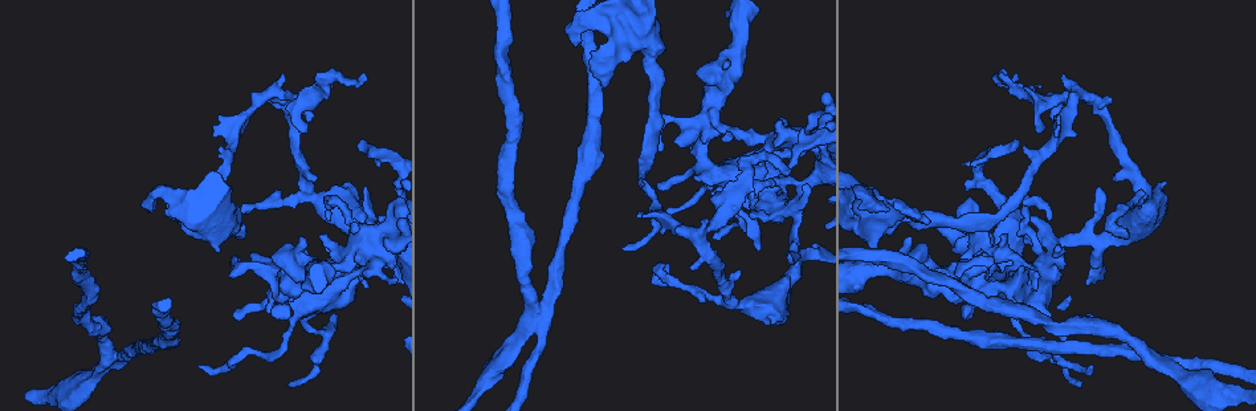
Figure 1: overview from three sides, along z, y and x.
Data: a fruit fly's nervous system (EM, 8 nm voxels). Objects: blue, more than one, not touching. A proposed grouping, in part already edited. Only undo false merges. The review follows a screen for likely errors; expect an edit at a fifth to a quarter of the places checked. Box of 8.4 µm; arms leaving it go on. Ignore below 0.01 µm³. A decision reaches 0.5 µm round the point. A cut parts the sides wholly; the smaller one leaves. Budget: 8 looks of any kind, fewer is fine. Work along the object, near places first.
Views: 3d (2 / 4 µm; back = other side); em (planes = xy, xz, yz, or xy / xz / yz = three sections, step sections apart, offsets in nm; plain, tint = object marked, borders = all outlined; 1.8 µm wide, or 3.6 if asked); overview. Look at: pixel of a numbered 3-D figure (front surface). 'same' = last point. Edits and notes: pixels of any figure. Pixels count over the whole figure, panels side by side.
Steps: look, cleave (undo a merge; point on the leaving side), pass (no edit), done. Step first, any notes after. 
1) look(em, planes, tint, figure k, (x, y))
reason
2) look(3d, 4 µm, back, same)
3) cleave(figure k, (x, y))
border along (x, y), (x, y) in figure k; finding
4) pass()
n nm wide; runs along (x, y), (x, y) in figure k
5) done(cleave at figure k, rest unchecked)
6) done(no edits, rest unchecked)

look(em, xz, step 8, tint, figure 1, (308, 194))
three arms meet

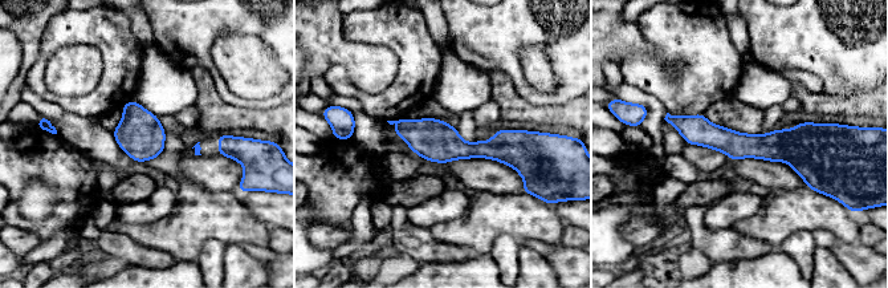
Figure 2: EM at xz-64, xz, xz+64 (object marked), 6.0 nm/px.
look(em, xy, step 16, tint, same)

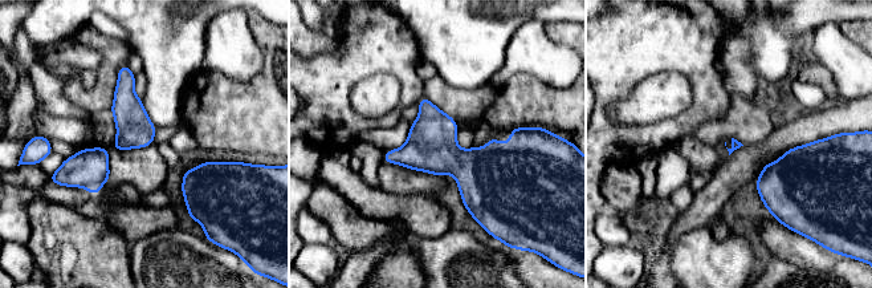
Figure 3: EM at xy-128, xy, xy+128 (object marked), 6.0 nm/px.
pass()
one cell here

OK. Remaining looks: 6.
look(em, planes, tint, figure 1, (711, 126))
four-way junction

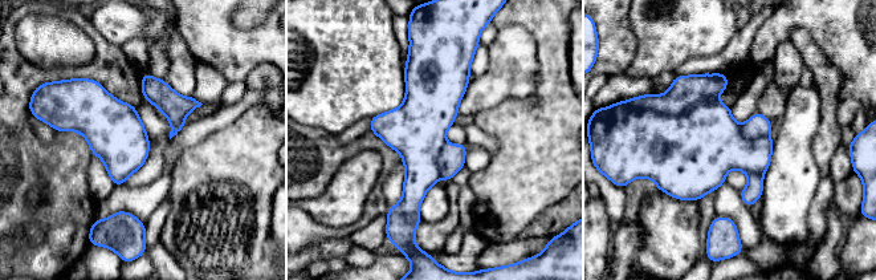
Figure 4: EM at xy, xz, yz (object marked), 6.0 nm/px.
cleave(figure 4, (691, 153))
border along (716, 98), (676, 114), (647, 109) in figure 4; two cells meet here

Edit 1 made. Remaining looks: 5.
look(overview)

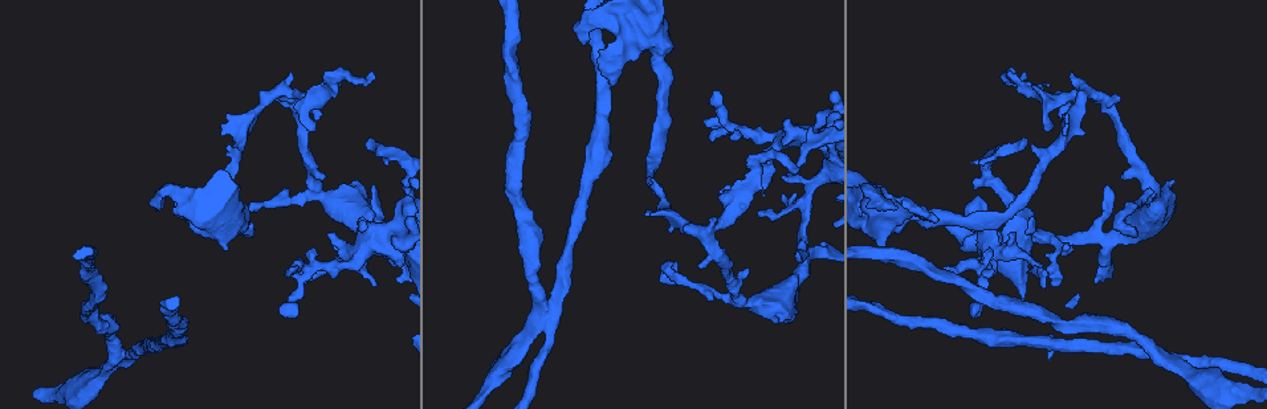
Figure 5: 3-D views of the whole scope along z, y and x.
look(em, yz, step 4, tint, figure 5, (650, 38))
calibre changes

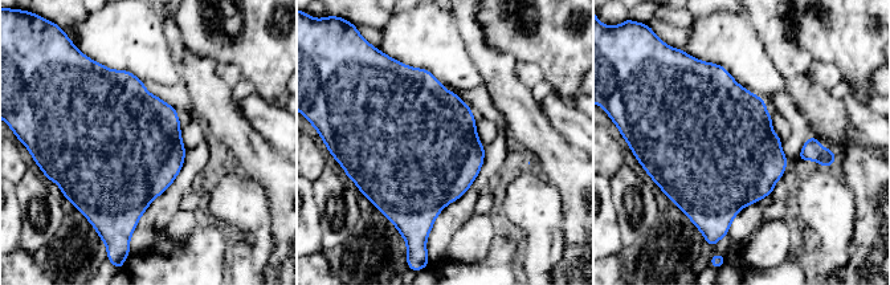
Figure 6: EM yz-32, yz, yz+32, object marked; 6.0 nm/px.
look(em, planes, tint, same)

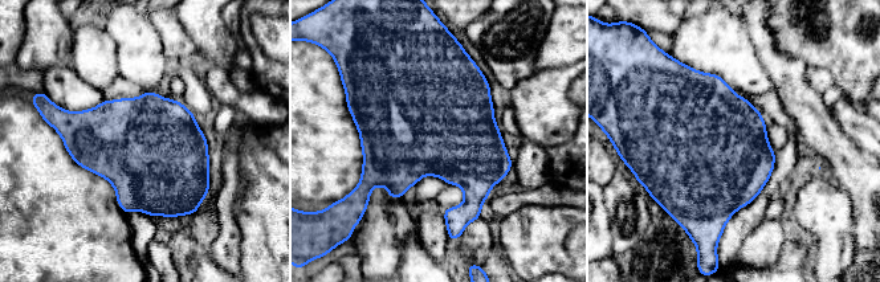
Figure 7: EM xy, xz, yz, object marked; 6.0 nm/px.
pass()
650 nm wide; all the same cell

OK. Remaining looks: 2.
done(cleave at figure 4, rest unchecked)

